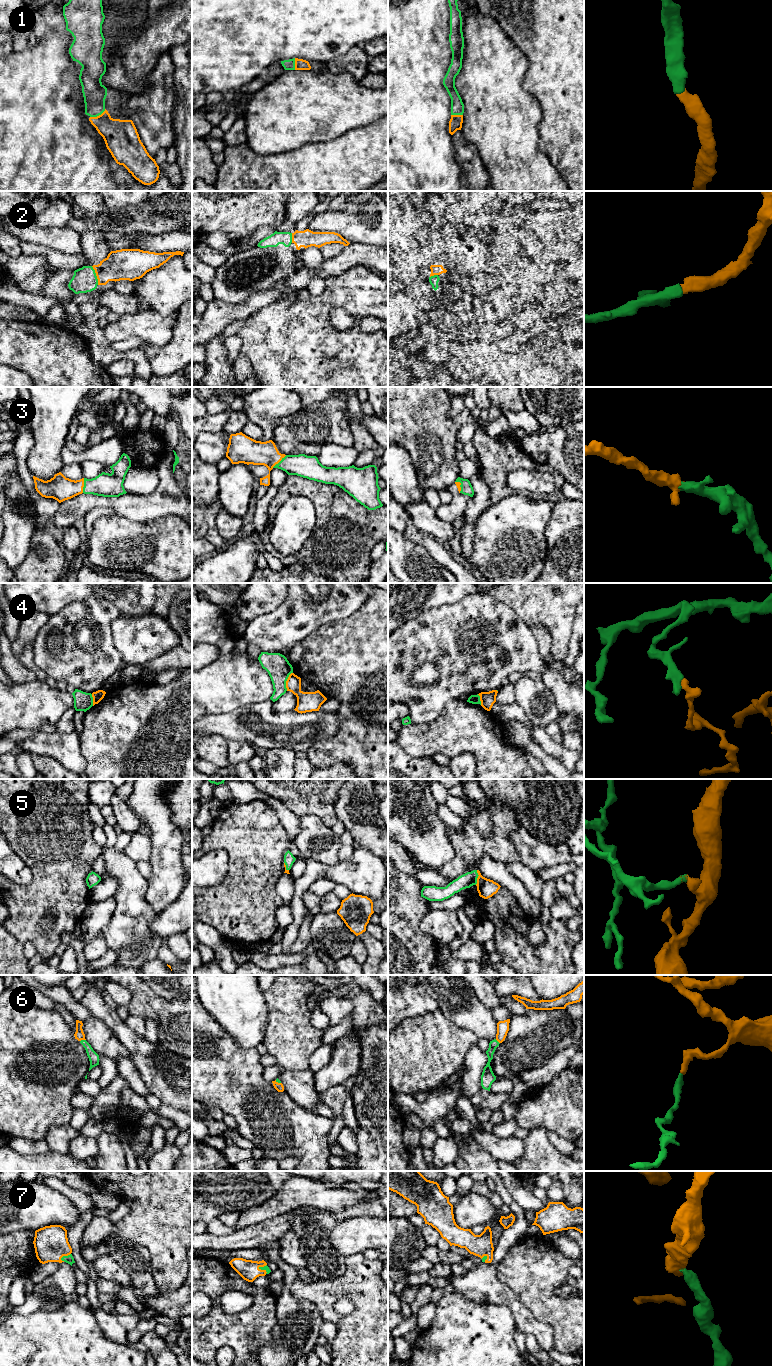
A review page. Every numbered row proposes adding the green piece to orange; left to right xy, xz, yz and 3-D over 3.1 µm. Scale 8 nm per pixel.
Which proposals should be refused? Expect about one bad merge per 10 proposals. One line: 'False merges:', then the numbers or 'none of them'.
False merges: 4

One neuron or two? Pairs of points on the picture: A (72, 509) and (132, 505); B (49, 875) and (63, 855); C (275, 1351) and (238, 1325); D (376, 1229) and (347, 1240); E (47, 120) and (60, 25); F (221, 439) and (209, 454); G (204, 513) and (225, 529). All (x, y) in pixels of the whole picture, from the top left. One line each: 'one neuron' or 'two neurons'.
A: one neuron
B: one neuron
C: two neurons
D: one neuron
E: two neurons
F: one neuron
G: two neurons

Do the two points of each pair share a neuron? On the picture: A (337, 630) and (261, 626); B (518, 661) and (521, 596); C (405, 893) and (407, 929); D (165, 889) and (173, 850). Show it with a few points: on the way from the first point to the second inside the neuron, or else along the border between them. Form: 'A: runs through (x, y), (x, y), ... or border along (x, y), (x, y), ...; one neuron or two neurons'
A: border along (339, 620), (321, 625), (298, 643); two neurons
B: border along (503, 602), (529, 627); two neurons
C: runs through (405, 902), (405, 920); one neuron
D: runs through (167, 879), (167, 860); one neuron

